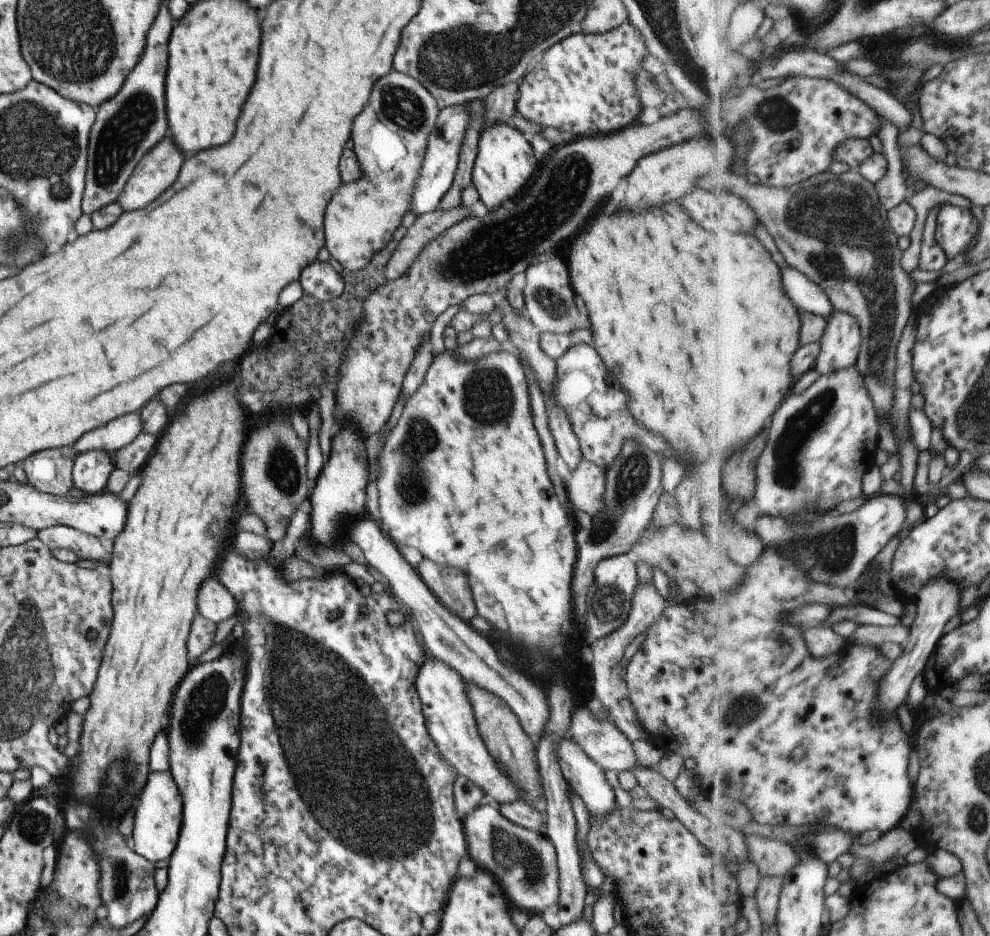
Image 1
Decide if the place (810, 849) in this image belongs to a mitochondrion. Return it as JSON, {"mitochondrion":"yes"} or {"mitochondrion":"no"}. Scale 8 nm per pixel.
{"mitochondrion":"no"}

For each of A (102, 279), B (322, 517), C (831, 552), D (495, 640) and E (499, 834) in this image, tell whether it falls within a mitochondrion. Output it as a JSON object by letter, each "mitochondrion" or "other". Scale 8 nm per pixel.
{"A":"other","B":"other","C":"mitochondrion","D":"other","E":"mitochondrion"}

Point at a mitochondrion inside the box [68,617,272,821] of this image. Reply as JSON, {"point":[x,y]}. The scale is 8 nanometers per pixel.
{"point":[207,699]}

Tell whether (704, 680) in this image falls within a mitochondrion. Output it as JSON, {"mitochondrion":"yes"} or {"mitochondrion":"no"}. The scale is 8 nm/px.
{"mitochondrion":"no"}

